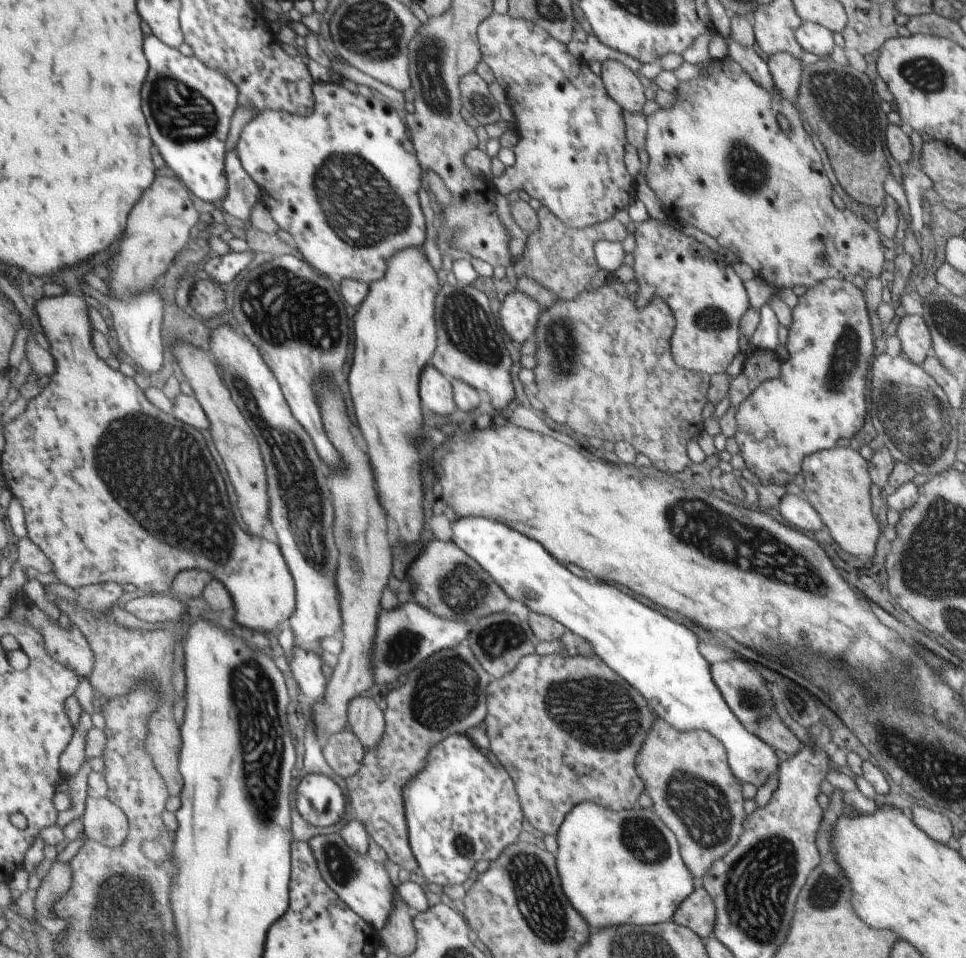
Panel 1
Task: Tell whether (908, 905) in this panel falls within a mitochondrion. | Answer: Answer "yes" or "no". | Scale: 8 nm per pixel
no

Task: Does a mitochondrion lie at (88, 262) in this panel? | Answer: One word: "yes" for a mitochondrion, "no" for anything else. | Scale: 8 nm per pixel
no

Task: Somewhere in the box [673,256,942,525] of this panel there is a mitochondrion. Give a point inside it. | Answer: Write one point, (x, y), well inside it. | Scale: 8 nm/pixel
(845, 367)

